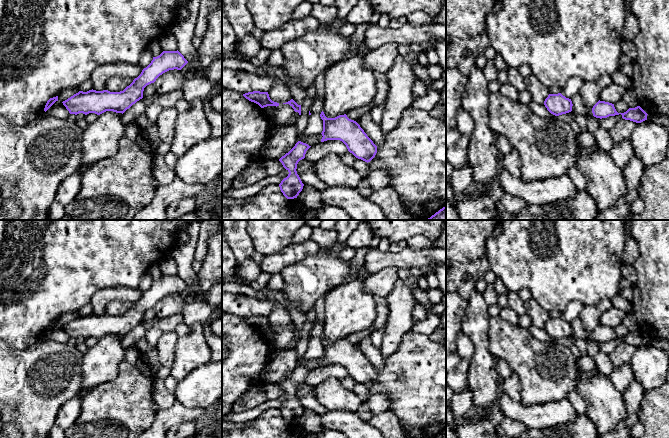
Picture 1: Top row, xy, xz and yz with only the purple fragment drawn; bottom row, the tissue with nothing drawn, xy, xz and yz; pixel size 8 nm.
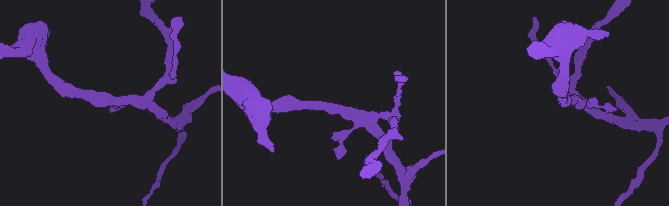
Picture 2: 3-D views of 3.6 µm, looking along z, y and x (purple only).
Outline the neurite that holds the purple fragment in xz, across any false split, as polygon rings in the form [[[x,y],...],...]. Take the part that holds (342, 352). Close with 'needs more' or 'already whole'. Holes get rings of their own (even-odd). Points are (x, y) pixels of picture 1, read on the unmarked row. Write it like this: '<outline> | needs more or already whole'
[[[323,335],[320,341],[323,344],[321,366],[340,364],[350,377],[367,387],[375,381],[377,370],[356,345],[349,343],[346,338],[327,342]]] | already whole

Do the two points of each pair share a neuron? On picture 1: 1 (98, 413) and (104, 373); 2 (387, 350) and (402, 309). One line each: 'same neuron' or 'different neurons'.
1: different neurons
2: same neuron

